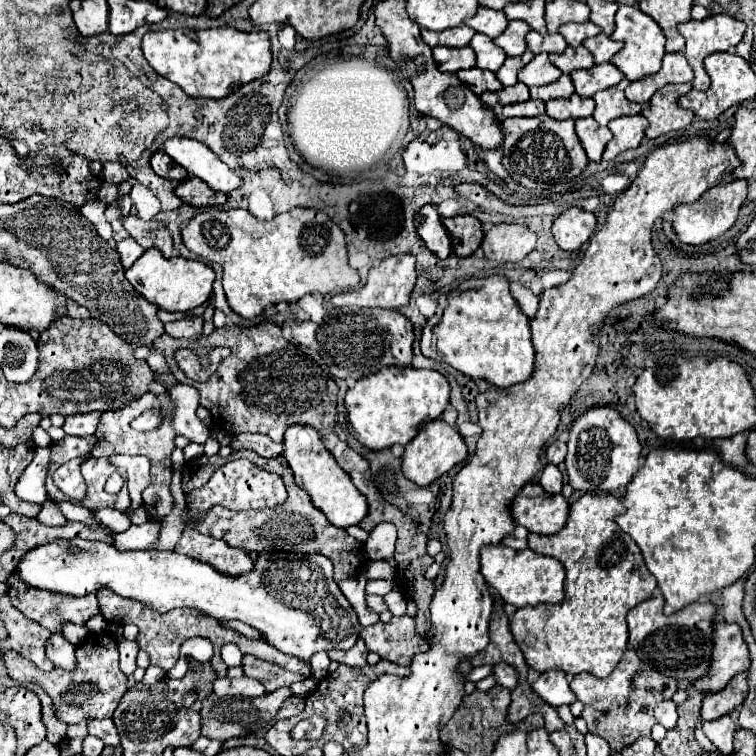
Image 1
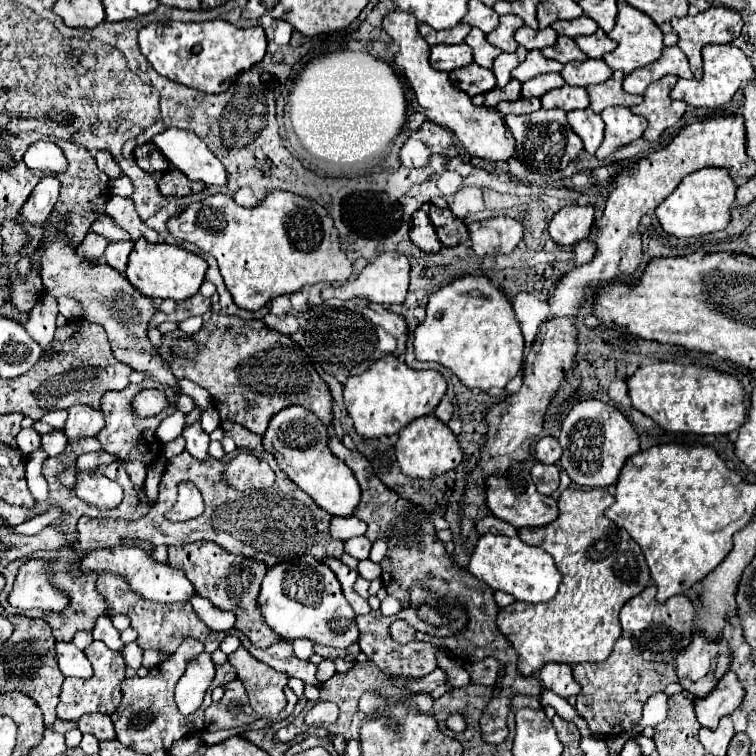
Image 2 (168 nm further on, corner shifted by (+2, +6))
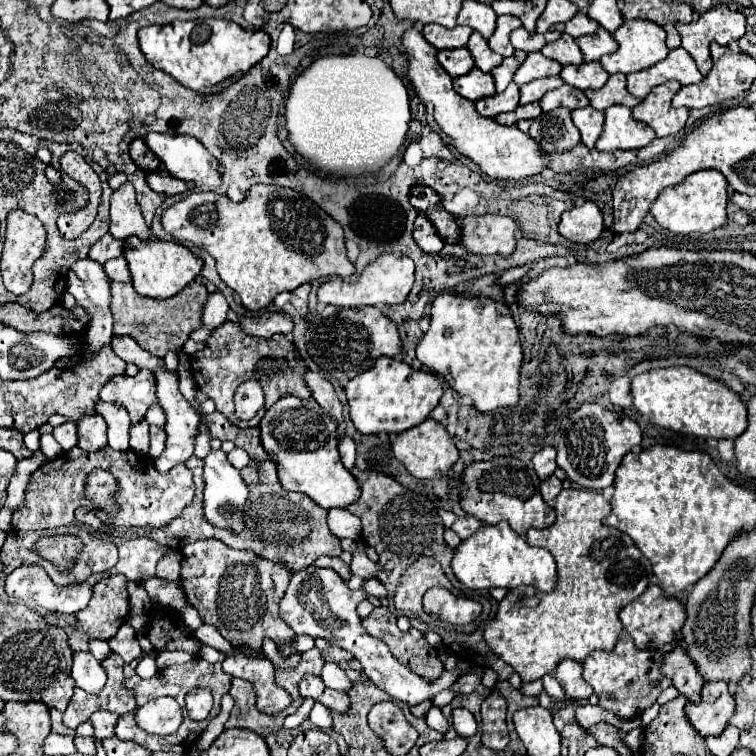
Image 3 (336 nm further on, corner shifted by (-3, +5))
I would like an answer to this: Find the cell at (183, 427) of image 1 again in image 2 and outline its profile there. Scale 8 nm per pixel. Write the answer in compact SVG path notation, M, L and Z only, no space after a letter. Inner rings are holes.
M199 420L193 422L193 424L189 424L189 426L185 428L183 438L185 438L185 442L187 442L189 454L193 454L193 456L199 458L199 460L205 460L205 456L209 456L209 452L207 452L209 436L203 432Z

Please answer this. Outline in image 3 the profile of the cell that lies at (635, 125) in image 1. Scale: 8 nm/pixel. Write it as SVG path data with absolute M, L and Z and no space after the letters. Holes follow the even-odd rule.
M612 105L604 111L604 115L604 129L596 141L598 151L640 149L656 137L656 133L646 123L634 121L630 109L624 105Z

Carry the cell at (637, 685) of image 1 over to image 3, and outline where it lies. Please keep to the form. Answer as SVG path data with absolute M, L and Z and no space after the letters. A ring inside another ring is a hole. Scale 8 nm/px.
M622 631L616 647L612 651L594 651L584 659L584 679L592 685L594 693L600 697L600 707L608 709L620 717L636 719L656 703L656 697L670 687L670 679L658 673L658 665L662 665L662 653L658 651L642 651L636 649L632 637Z

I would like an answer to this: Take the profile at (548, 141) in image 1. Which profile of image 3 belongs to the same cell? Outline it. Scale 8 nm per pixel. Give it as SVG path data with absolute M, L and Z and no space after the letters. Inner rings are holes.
M566 107L542 113L536 119L520 121L516 127L520 131L526 131L538 145L542 145L542 151L546 153L568 151L580 141L580 131L574 127L570 109Z

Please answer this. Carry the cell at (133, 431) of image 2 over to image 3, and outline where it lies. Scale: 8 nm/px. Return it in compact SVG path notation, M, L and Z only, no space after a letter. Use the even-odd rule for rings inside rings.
M140 369L136 377L118 375L112 377L100 391L102 401L120 401L128 413L132 423L140 421L156 399L156 379L148 369Z

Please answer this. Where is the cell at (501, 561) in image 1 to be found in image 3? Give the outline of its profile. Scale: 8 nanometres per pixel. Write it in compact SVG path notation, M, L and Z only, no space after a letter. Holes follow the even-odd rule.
M500 521L498 525L482 525L482 529L464 539L454 549L452 571L468 589L514 589L518 585L532 585L538 591L548 593L556 587L556 563L550 551L528 545L526 539L514 533L506 521Z

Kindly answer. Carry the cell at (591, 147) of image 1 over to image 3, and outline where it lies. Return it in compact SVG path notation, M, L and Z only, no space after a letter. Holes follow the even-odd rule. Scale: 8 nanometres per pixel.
M588 105L588 107L582 107L582 109L572 111L572 121L574 121L574 125L580 129L582 143L584 143L588 149L594 147L596 139L598 139L600 133L602 133L602 127L604 127L604 113L602 113L602 111L594 111L594 109Z

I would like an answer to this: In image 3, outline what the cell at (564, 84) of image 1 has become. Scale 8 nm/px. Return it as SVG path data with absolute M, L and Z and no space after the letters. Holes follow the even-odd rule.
M544 77L544 79L538 79L538 81L526 83L526 85L520 87L520 105L528 105L528 103L534 103L534 101L540 101L546 91L558 89L560 85L562 85L560 77Z

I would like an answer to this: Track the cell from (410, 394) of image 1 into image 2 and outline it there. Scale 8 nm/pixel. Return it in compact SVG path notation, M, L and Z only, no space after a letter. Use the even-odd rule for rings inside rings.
M383 356L361 376L351 376L345 382L343 398L355 432L365 438L381 438L399 434L419 416L433 414L445 388L445 378L437 370L413 370L395 356Z

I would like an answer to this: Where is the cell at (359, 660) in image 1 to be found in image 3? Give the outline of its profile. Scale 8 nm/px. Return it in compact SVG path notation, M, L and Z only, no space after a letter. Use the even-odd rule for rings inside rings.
M316 639L316 647L322 651L324 661L330 661L330 663L340 663L340 661L350 661L350 659L354 659L352 653L348 653L346 649L336 647L334 643L324 641L324 639Z

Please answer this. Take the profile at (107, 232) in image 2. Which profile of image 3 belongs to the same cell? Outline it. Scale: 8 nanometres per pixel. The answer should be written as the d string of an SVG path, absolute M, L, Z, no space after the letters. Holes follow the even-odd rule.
M108 233L96 245L92 245L92 249L88 253L88 257L100 265L104 265L106 261L120 257L120 255L122 255L122 241L110 237Z

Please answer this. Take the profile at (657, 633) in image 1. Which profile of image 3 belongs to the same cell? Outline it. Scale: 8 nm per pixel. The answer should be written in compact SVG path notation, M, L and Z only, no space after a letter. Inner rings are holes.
M648 585L646 591L634 599L632 603L628 603L622 611L620 611L620 621L624 625L624 629L632 635L634 645L638 649L656 649L656 651L670 651L676 645L676 637L680 637L682 625L686 611L682 607L682 603L678 599L670 599L662 593L662 589L658 585Z

